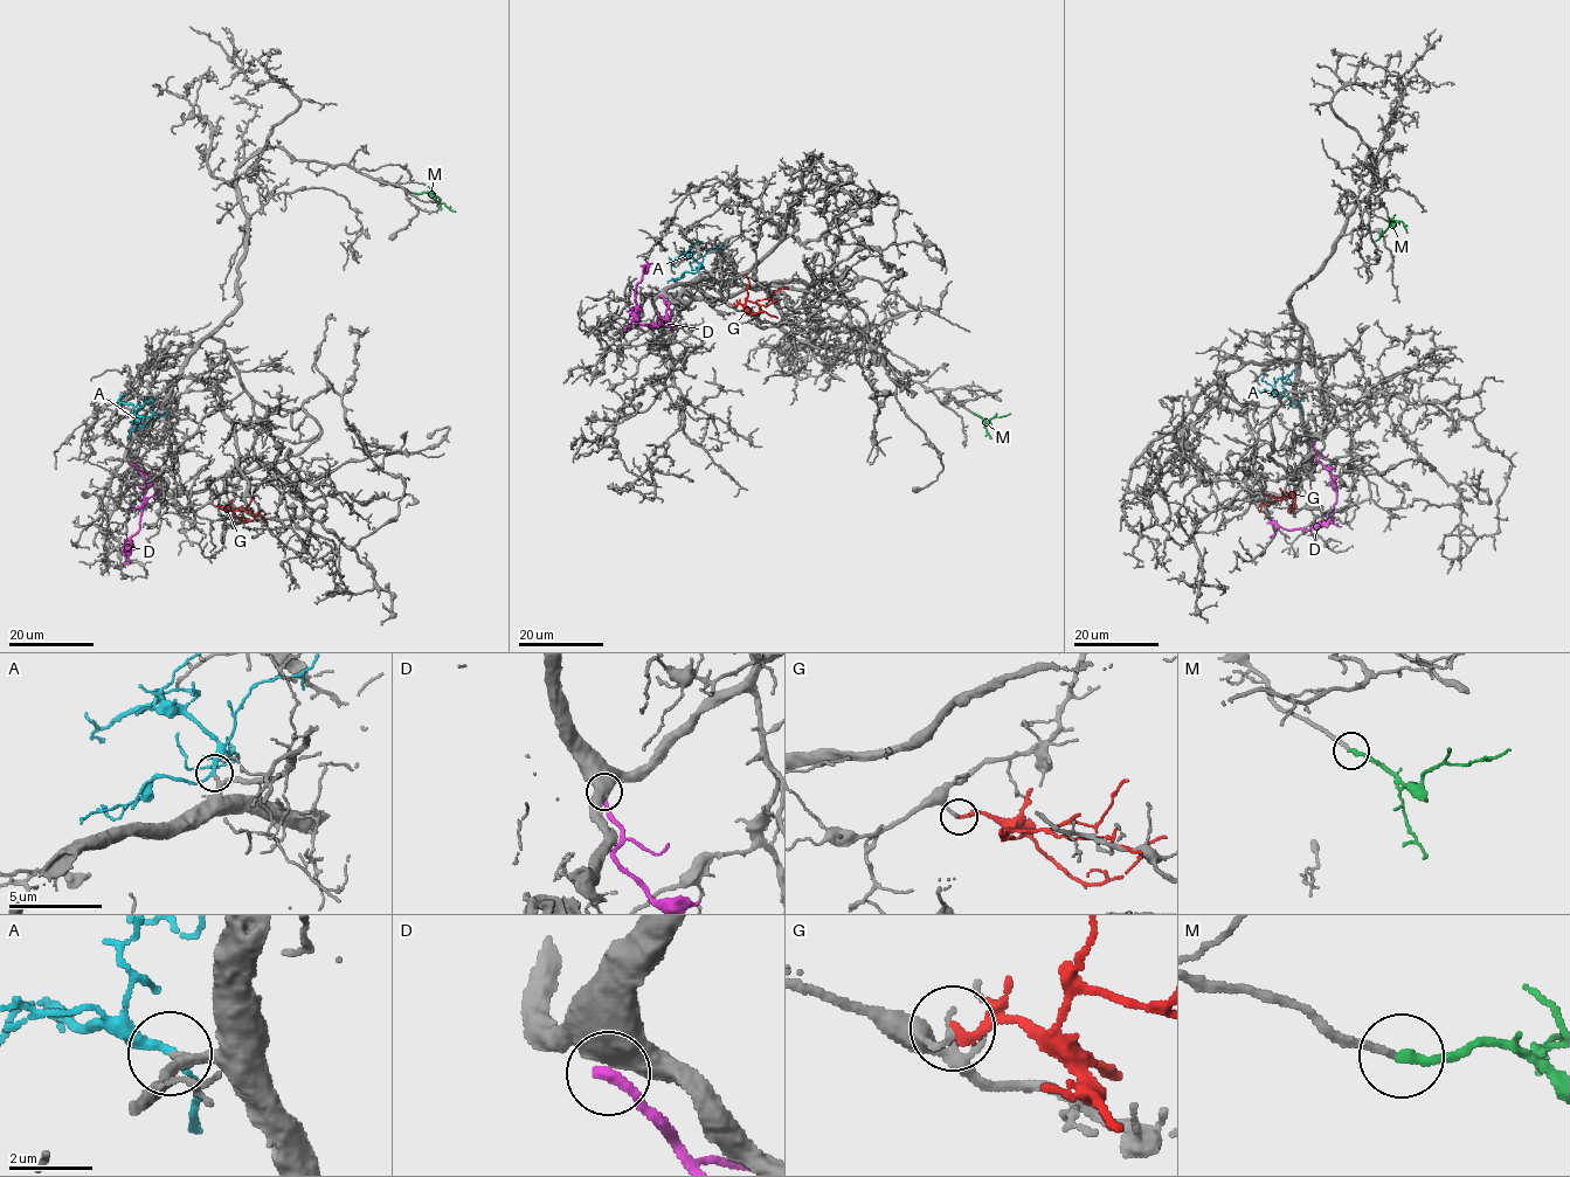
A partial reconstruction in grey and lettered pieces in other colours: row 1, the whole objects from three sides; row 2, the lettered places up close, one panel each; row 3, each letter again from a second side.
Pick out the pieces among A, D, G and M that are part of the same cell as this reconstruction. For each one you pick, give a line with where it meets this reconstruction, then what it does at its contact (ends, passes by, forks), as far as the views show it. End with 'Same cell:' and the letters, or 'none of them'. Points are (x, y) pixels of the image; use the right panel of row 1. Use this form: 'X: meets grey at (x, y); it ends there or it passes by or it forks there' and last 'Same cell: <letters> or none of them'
M: meets grey at (1389, 219); it ends there
Same cell: M

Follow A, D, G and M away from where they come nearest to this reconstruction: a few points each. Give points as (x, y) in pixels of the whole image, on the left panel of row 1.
A: (152, 419), (136, 416), (131, 403), (118, 399), (124, 394)
D: (132, 464), (145, 477), (147, 487), (139, 528), (131, 538), (124, 552), (126, 555), (132, 545)
G: (215, 506), (249, 511), (265, 523)
M: (415, 193), (427, 192), (455, 212)

